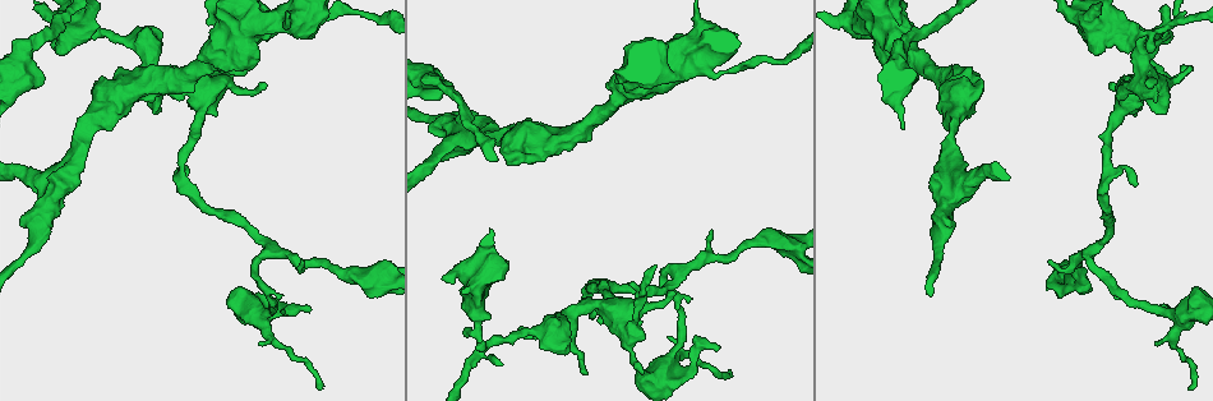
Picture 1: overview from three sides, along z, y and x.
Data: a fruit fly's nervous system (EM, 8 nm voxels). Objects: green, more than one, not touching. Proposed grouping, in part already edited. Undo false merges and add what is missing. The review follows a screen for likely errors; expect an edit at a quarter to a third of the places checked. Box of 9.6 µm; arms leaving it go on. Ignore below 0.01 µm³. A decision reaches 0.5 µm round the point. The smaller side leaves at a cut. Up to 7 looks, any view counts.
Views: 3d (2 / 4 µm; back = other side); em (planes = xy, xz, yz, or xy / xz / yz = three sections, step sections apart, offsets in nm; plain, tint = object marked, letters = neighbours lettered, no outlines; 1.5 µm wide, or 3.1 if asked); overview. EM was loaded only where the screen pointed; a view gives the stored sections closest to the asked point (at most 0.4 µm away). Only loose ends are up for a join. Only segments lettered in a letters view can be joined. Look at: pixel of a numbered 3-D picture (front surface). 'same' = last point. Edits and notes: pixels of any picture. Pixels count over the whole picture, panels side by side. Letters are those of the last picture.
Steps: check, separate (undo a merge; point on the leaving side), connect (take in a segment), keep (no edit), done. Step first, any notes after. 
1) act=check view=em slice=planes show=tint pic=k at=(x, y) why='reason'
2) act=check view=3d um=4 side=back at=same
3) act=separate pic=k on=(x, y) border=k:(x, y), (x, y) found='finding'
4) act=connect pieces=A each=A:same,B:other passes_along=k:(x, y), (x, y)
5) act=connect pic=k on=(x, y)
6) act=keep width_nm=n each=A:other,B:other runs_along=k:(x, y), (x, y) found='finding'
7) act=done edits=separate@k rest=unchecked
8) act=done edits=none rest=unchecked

act=check view=em slice=yz step=8 show=letters pic=1 at=(951, 137) why='calibre changes'

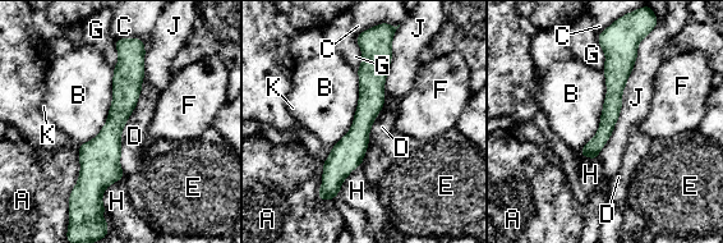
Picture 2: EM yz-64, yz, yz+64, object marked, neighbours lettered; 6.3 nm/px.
act=keep each=A:other,B:other,C:other,D:other,E:other,F:other,G:other,H:other,J:other,K:other found='all the same neuron'

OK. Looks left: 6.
act=check view=em slice=xy step=4 show=tint pic=1 at=(938, 245) why='sudden change in width'

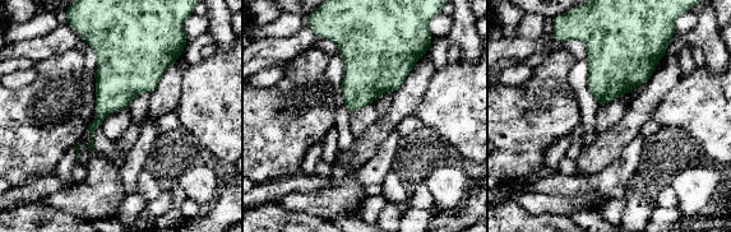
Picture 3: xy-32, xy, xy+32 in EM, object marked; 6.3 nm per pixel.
act=check view=em slice=xy step=4 show=letters at=same

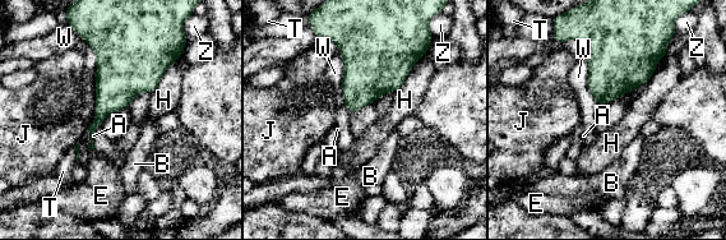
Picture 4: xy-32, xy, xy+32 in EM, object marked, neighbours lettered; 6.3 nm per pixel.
act=keep width_nm=40 longest_contact=W:380nm each=A:other,B:other,E:other,H:other,J:other,T:other,W:other,Z:other found='one neuron here'

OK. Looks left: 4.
act=check view=3d um=4 pic=1 at=(684, 71) why='sudden change in width'

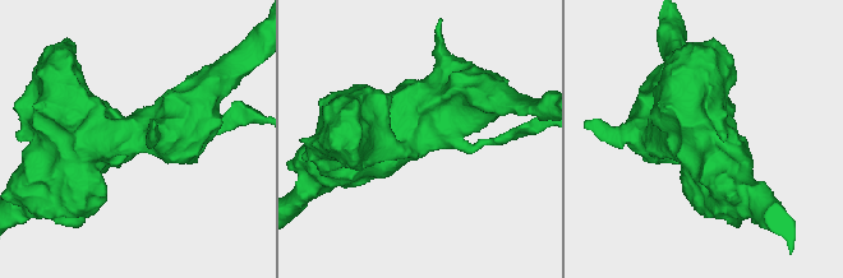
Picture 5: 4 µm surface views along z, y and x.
act=check view=em slice=planes show=plain pic=5 at=(416, 145)

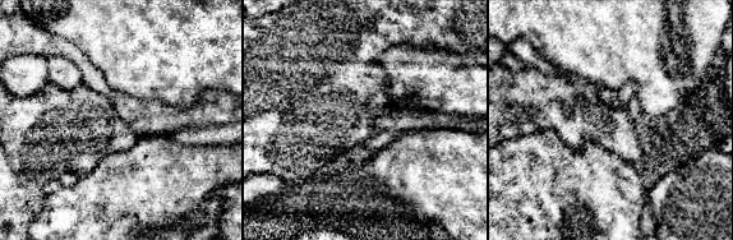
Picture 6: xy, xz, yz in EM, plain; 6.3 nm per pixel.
act=check view=em slice=planes show=letters at=same

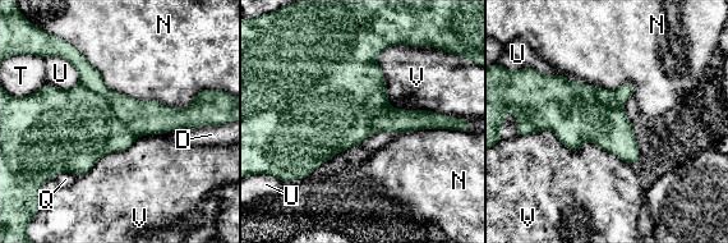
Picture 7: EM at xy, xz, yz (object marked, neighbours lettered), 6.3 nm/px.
act=separate pic=7 on=(143, 118) each=D:other,N:other,Q:other,T:other,U:other,V:other found='a second neuron is stuck on'

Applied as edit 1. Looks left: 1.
act=done edits=separate@7 rest=unchecked

